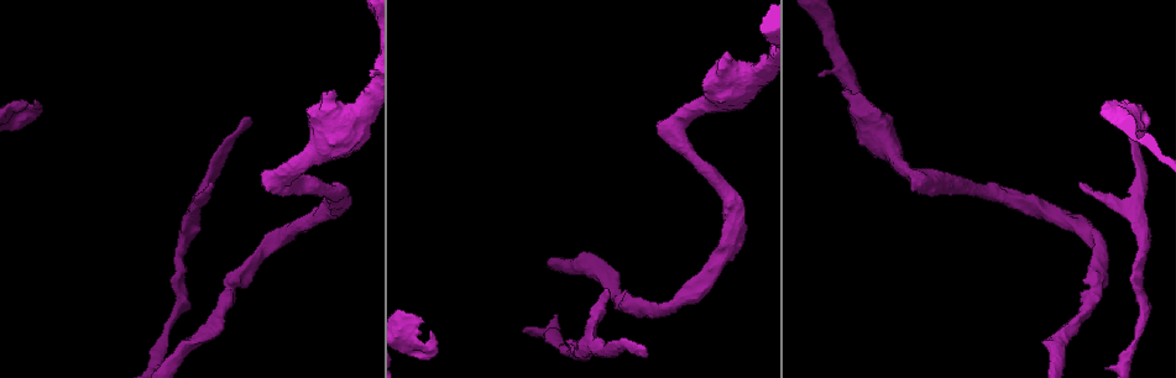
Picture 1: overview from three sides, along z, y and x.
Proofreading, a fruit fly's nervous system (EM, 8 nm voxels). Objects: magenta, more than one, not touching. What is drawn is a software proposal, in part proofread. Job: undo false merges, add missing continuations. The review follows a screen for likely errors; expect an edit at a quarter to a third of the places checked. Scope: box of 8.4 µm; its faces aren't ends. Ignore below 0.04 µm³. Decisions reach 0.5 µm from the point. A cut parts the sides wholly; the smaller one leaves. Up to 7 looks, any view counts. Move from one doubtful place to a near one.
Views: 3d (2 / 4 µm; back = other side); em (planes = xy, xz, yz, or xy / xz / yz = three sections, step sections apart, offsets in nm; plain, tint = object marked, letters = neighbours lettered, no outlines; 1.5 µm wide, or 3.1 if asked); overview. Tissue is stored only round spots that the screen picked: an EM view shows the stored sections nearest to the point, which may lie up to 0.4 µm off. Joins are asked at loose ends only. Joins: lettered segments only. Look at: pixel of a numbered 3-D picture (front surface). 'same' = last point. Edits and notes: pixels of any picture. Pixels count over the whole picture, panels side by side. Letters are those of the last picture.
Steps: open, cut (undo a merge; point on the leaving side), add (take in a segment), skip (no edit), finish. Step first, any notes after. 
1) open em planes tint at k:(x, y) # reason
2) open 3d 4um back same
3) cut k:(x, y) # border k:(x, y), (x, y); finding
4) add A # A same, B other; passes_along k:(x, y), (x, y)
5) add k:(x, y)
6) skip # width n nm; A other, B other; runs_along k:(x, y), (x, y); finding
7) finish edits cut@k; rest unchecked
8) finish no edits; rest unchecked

open 3d 2um at 1:(164, 331) # narrows sharply

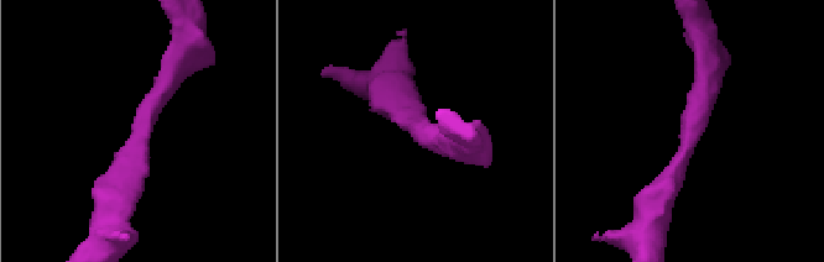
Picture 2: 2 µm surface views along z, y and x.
open em yz step 4 letters at 2:(690, 133)

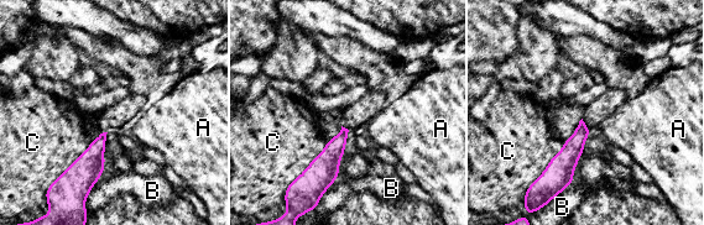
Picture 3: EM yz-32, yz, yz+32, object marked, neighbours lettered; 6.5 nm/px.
skip # A other, B other, C other; border 3:(98, 136), (56, 178); all the same neuron

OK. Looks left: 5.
open em planes tint at 1:(248, 116)

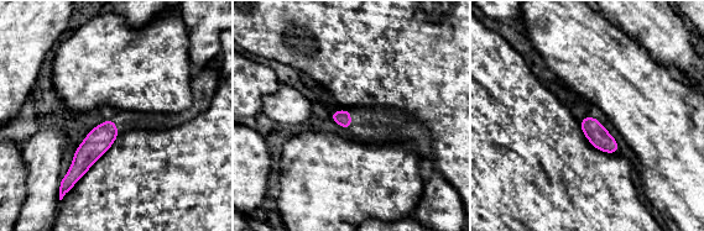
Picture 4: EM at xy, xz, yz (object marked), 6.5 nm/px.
open em planes letters same # see the neighbours

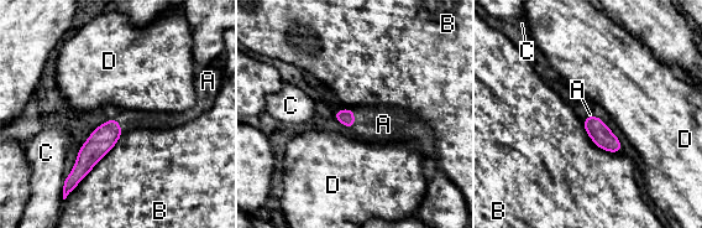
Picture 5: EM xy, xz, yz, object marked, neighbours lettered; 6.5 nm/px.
add A # width 110 nm; A same, B other, C other, D other; passes_along 5:(346, 117), (354, 118), (383, 124); it goes on there

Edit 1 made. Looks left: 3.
finish edits add@5; rest unchecked

